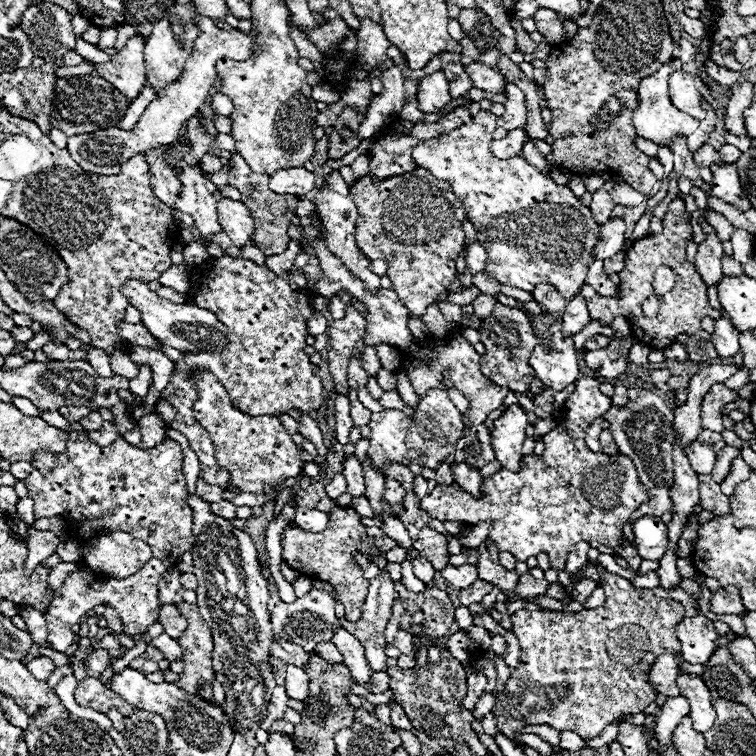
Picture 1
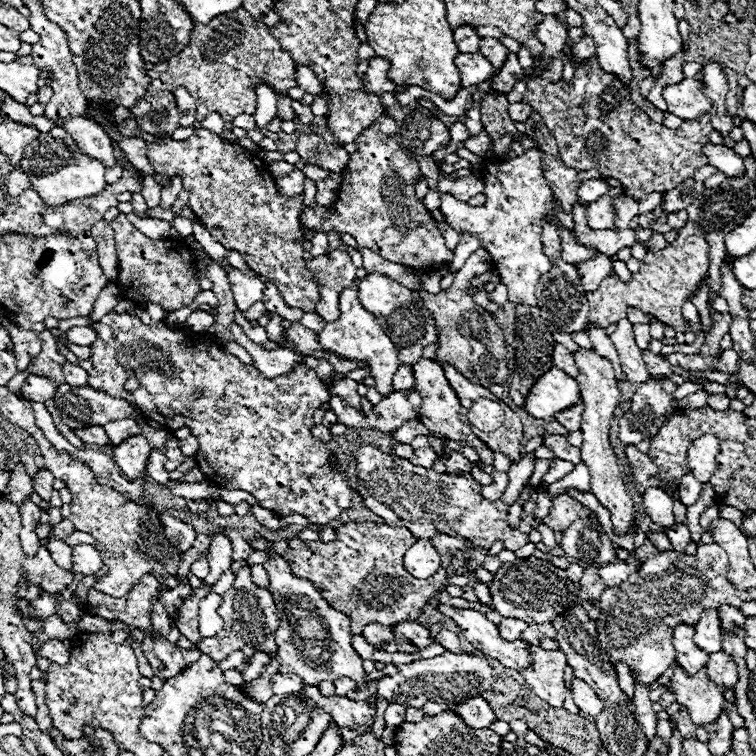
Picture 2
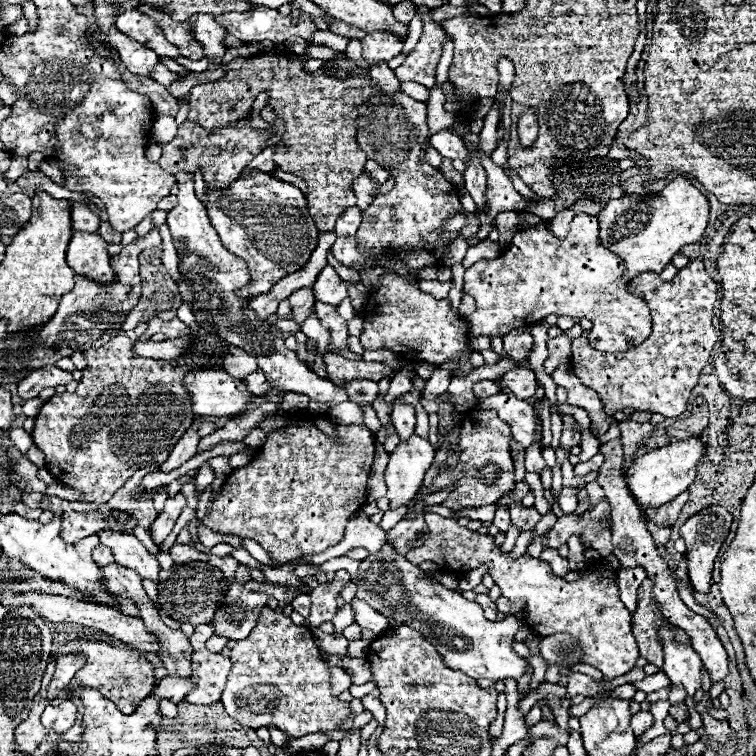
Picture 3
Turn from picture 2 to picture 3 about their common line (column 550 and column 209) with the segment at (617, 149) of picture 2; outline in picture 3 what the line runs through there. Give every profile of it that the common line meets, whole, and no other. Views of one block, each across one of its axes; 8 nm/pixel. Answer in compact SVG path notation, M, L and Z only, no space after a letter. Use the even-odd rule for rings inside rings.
M268 50L260 52L252 58L234 58L226 66L226 76L208 82L208 84L198 84L190 90L190 114L188 120L204 126L210 132L218 132L226 128L228 124L238 124L238 120L244 120L252 112L252 104L258 98L260 92L268 92L266 104L272 106L276 112L276 118L284 122L284 134L280 142L276 142L276 152L274 152L274 164L280 166L284 172L296 174L304 178L308 186L308 212L316 220L316 228L320 232L334 232L336 216L344 212L344 208L350 208L356 204L356 196L352 190L352 182L364 172L366 156L358 146L358 106L368 104L372 96L382 96L382 90L376 86L374 80L370 80L364 74L350 74L346 78L336 78L330 76L328 70L320 68L316 72L306 72L304 62L300 54L294 54L292 50Z

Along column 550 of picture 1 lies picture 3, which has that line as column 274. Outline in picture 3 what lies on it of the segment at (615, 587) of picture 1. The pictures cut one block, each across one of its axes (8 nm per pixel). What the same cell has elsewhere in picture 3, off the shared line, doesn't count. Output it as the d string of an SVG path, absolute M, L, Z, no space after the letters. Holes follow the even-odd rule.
M268 606L262 608L258 624L252 628L250 636L244 640L238 640L230 652L232 670L228 674L226 688L222 692L222 706L238 724L248 728L260 728L260 726L276 726L290 738L300 738L312 732L320 730L337 730L338 722L343 722L350 714L353 714L350 705L340 700L334 700L330 696L330 674L328 666L320 660L320 650L312 640L312 632L306 626L296 626L292 620Z

